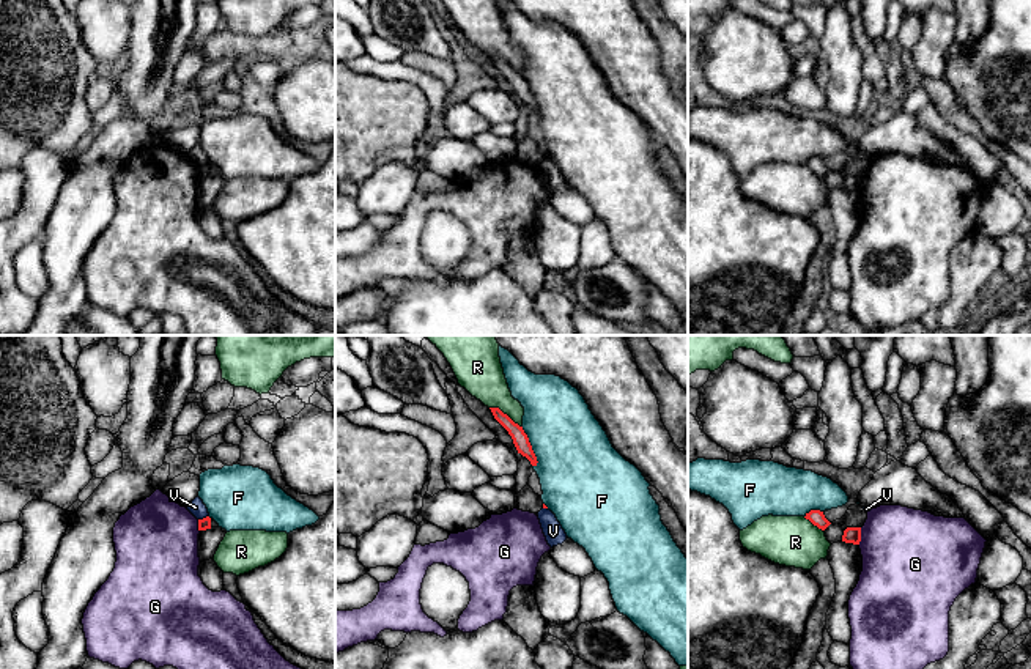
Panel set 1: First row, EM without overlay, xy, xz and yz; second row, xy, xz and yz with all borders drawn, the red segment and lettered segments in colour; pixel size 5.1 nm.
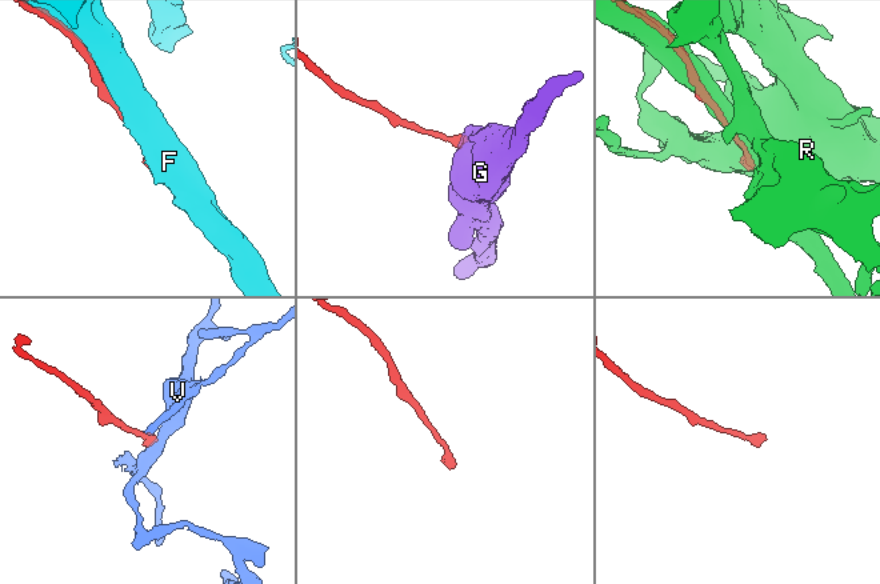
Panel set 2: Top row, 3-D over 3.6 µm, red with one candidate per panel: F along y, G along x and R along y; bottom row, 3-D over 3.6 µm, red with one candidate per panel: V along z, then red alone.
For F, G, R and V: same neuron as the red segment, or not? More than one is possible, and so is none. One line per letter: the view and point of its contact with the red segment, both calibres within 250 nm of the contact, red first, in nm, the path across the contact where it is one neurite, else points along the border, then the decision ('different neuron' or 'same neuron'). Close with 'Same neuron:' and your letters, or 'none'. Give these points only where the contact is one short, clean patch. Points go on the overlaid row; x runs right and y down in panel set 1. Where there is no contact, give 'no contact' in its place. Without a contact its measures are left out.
F: contact xz (531, 446); calibres 80 and 400 nm; different neuron
G: contact yz (860, 535); calibres 80 and 440 nm; border yz (861, 528), (861, 540), (858, 543); different neuron
R: contact xz (506, 414); calibres 80 and 220 nm; different neuron
V: contact xy (203, 518); calibres 60 and 80 nm; border xy (208, 515), (199, 520); different neuron
Same neuron: none

